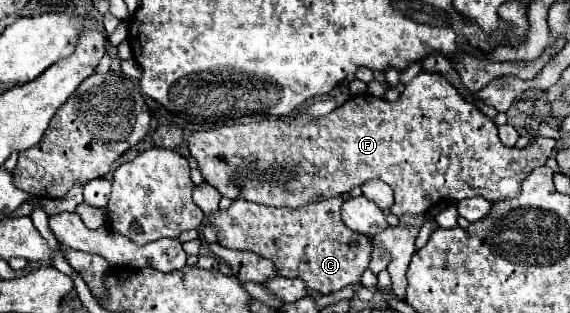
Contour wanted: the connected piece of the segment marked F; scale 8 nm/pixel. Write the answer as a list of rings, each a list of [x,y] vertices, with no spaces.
[[[428,72],[412,78],[412,82],[394,102],[376,98],[372,94],[360,94],[350,96],[342,106],[324,118],[314,120],[304,116],[292,120],[292,124],[284,124],[278,118],[266,118],[260,122],[222,125],[208,131],[194,132],[188,138],[188,150],[198,162],[204,180],[230,200],[244,198],[264,206],[298,208],[324,196],[348,194],[354,186],[380,178],[394,190],[394,206],[390,210],[398,218],[422,216],[442,200],[484,196],[490,202],[498,202],[516,198],[520,194],[522,180],[534,168],[546,164],[554,147],[554,139],[542,136],[522,150],[504,146],[498,138],[496,124],[488,116],[484,116],[476,106],[468,104],[446,80]]]

